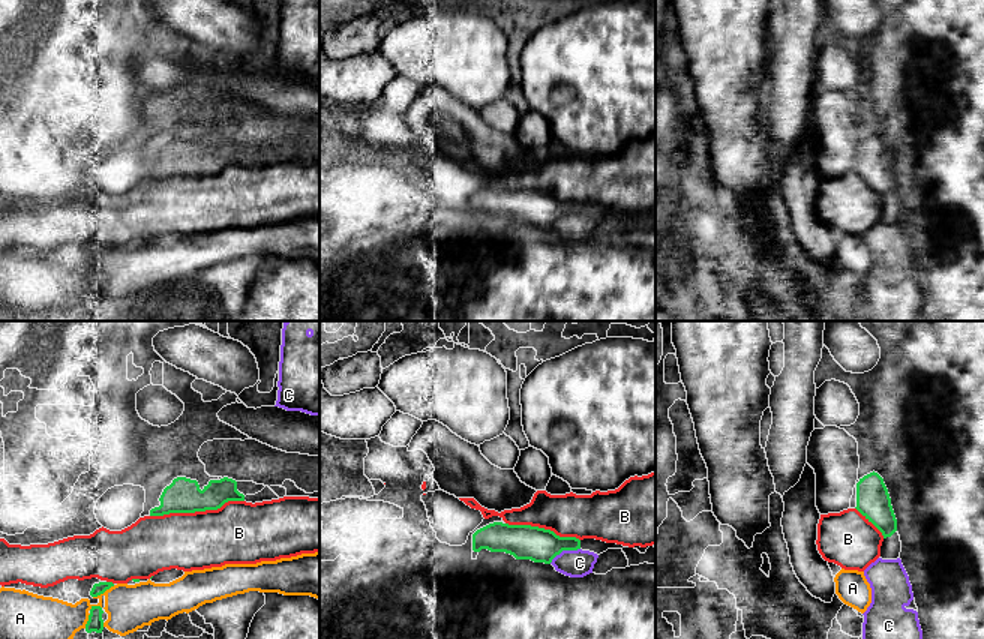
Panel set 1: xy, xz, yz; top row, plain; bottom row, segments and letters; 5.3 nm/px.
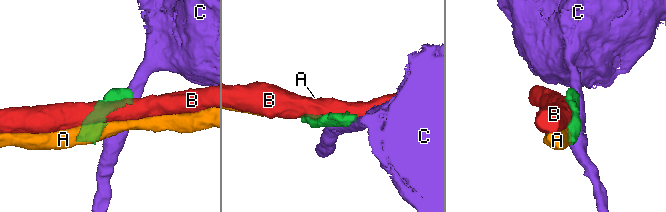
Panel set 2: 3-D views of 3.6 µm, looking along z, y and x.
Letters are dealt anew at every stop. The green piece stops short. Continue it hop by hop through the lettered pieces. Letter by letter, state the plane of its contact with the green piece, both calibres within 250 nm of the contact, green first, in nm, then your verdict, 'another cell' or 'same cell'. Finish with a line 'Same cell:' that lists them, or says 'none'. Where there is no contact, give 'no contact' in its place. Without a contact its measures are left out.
A: xy | 70/240 nm | another cell
B: xy | 190/340 nm | another cell
C: xz | 190/150 nm | another cell
Same cell: none

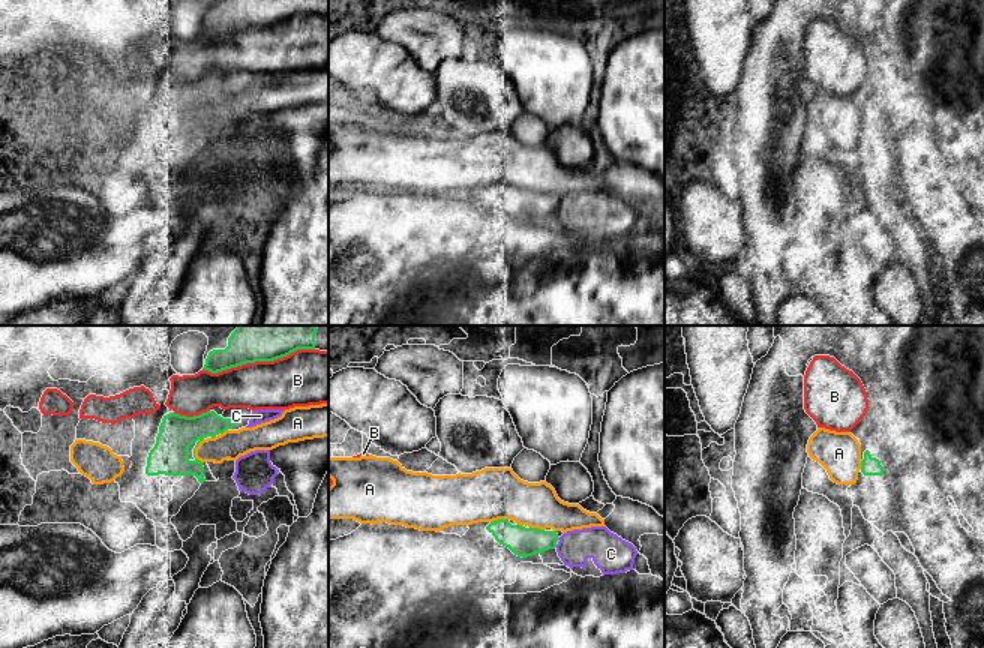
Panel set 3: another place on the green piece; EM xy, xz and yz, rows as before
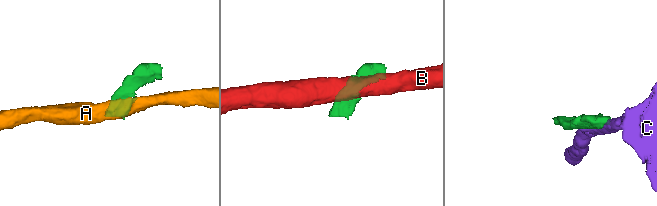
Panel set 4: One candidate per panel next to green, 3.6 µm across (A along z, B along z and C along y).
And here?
A: xy | 200/160 nm | another cell
B: xy | 150/280 nm | another cell
C: no contact | another cell
Same cell: none

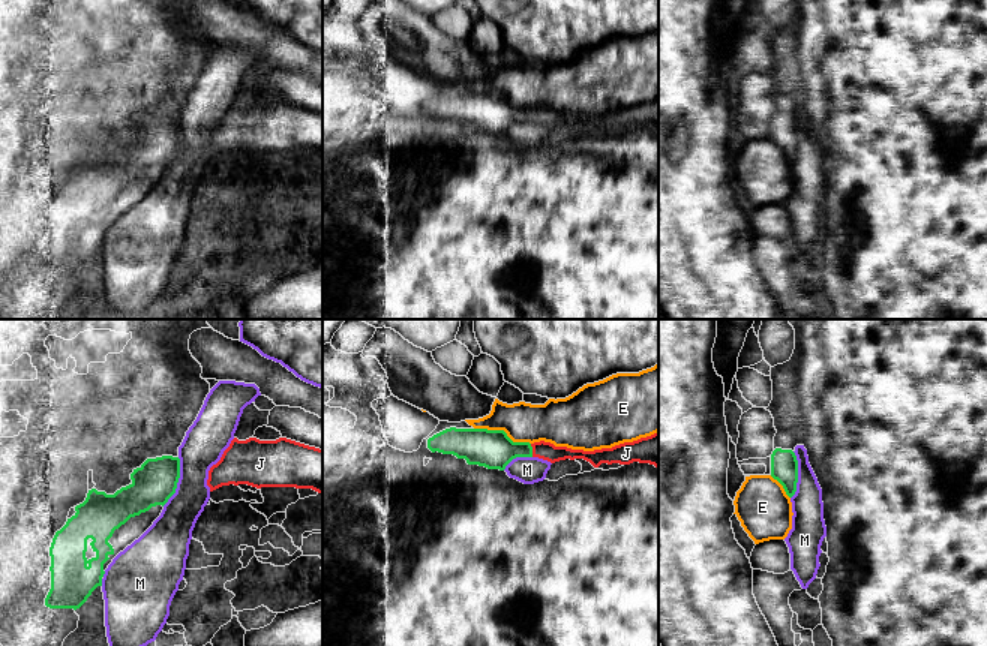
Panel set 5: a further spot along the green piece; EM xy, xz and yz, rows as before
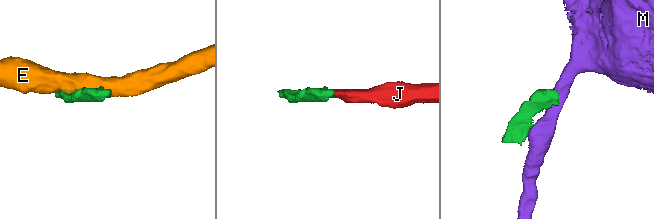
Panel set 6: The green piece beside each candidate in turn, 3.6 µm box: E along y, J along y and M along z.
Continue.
E: xz | 200/220 nm | another cell
J: xz | 200/100 nm | same cell
M: xy | 220/220 nm | another cell
Same cell: J

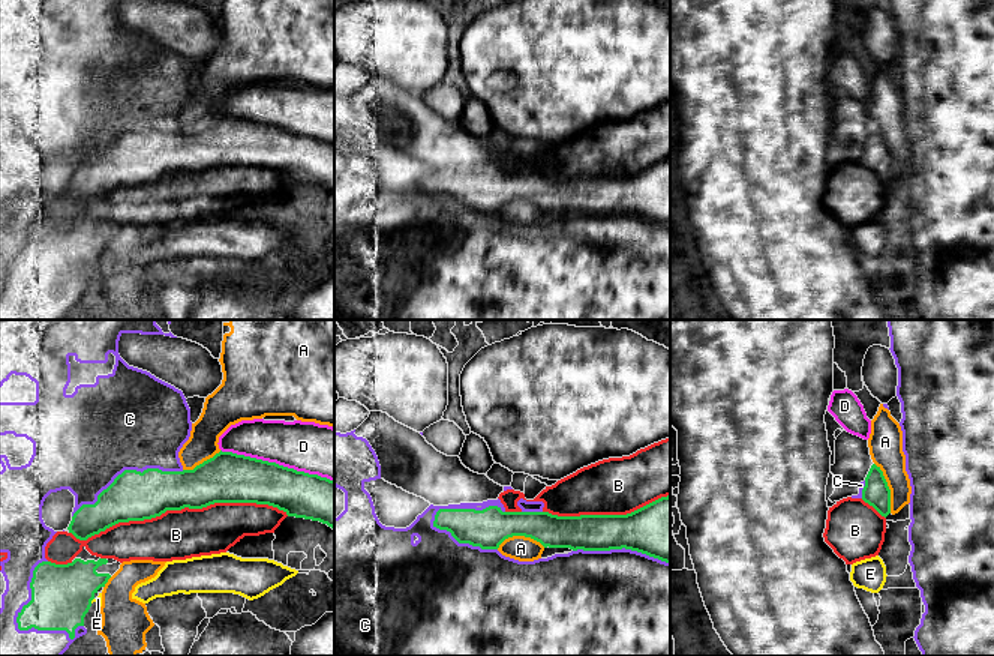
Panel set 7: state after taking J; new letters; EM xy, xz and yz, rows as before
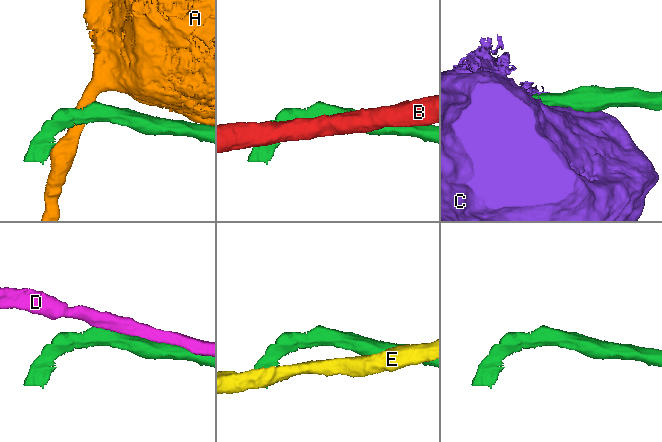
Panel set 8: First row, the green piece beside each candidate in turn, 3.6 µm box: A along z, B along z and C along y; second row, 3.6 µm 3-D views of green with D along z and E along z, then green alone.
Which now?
A: yz | 150/180 nm | another cell
B: xy | 260/280 nm | another cell
C: xy | 300/280 nm | another cell
D: xy | 260/280 nm | another cell
E: xy | 320/40 nm | another cell
Same cell: none

